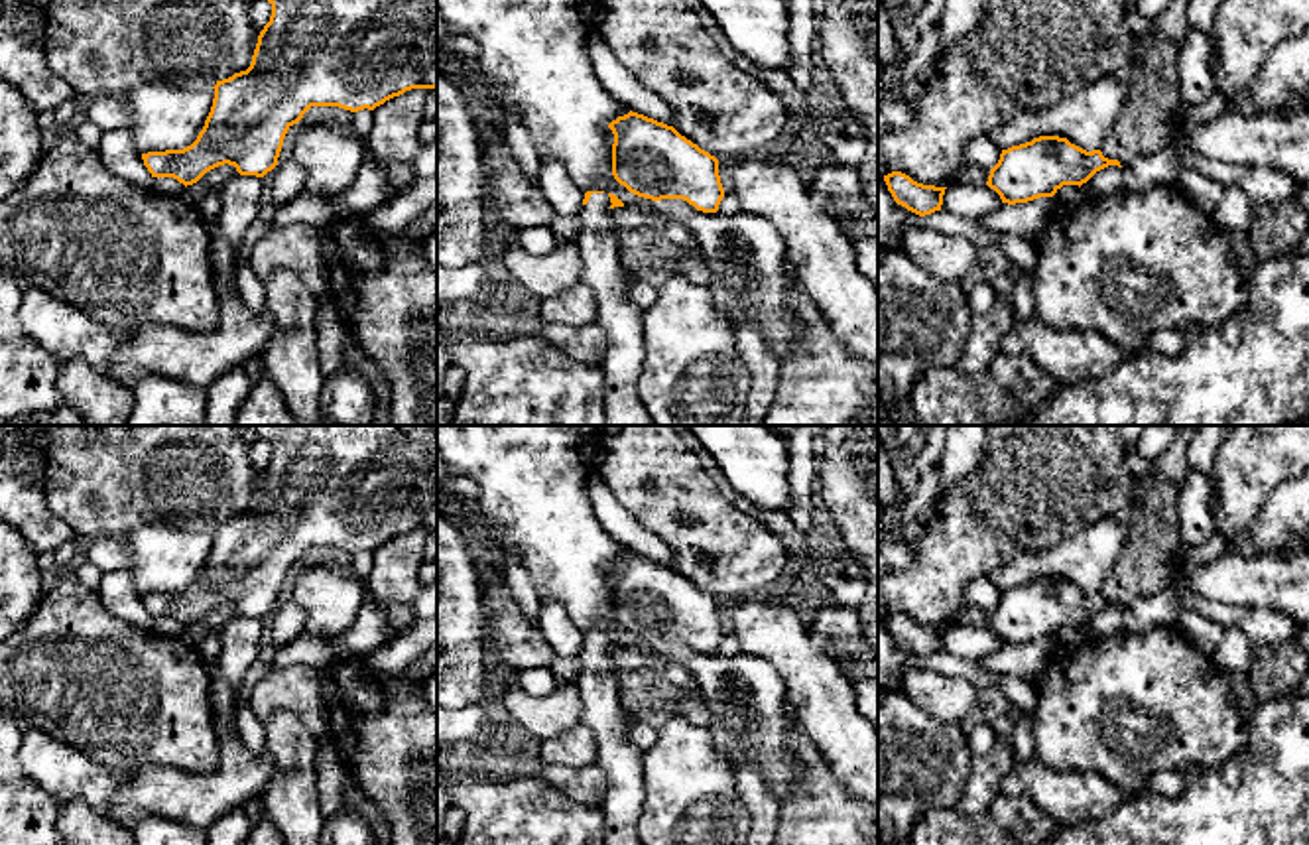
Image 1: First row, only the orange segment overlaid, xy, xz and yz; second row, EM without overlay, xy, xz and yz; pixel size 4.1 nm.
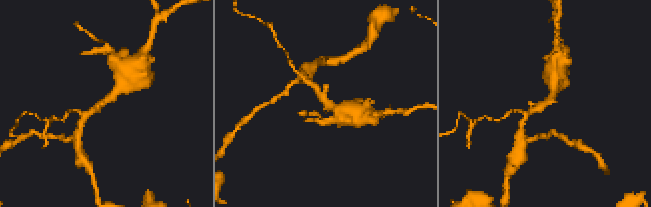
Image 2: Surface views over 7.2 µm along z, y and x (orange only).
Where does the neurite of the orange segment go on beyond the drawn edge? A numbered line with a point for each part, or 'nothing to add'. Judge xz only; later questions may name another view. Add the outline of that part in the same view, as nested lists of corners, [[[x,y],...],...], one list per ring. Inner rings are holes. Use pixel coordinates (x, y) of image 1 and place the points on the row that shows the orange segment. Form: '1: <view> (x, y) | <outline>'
1: xz (623, 322) | [[[592,193],[579,219],[583,232],[575,246],[583,260],[581,282],[596,303],[596,325],[608,337],[604,355],[606,425],[654,425],[640,400],[638,380],[644,366],[644,311],[628,297],[626,270],[620,264],[616,223],[608,193]]]

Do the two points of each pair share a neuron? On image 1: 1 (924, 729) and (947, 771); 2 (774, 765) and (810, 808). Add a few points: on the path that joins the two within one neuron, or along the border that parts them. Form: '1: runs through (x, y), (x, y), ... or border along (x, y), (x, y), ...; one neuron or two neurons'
1: runs through (924, 739), (924, 747), (937, 761); one neuron
2: border along (788, 741), (802, 777), (780, 804); two neurons

